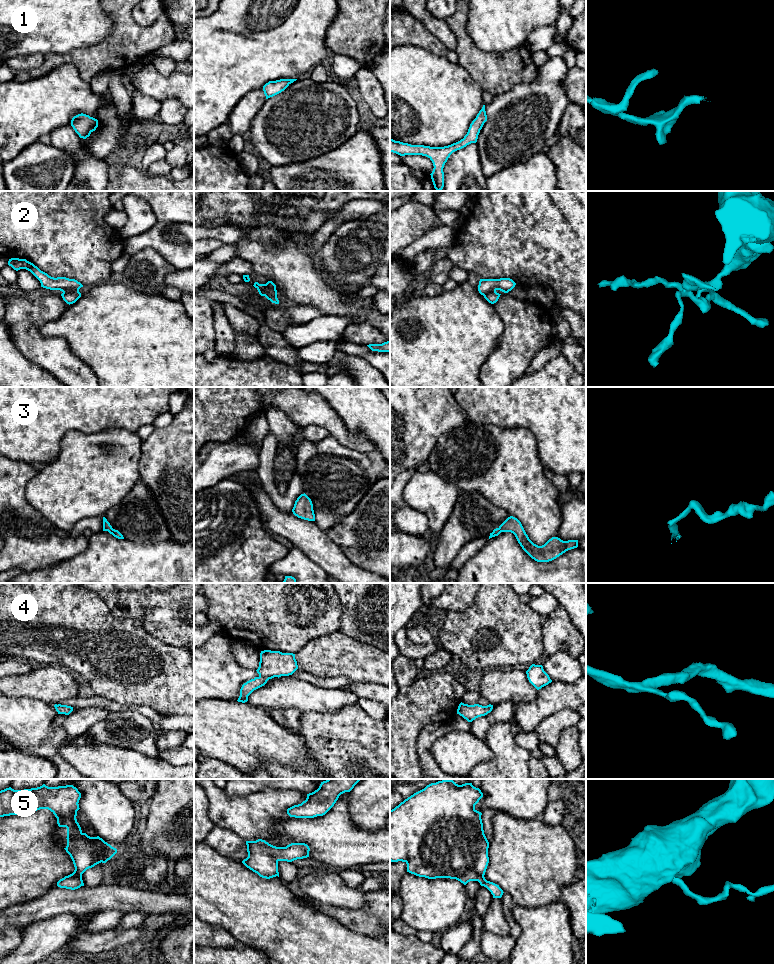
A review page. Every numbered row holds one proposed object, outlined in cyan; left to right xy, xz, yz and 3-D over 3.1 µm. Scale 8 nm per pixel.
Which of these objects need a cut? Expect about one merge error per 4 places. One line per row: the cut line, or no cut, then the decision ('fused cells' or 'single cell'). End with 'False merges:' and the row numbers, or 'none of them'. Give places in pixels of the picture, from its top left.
1: no cut | single cell
2: xy (63, 291), (78, 292) | fused cells
3: no cut | single cell
4: no cut | single cell
5: no cut | single cell
False merges: 2

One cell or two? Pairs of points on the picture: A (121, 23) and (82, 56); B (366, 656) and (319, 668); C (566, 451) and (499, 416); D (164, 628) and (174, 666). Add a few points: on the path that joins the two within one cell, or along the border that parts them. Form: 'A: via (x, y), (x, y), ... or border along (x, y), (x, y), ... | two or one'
A: via (119, 35), (98, 56), (94, 56) | one
B: via (354, 657), (331, 657) | one
C: via (549, 434), (531, 416), (516, 416) | one
D: border along (148, 632), (168, 644), (183, 647) | two

